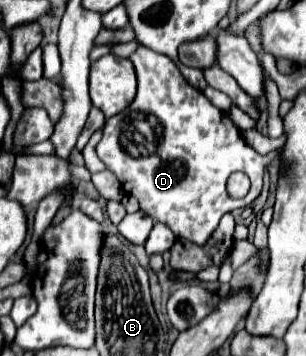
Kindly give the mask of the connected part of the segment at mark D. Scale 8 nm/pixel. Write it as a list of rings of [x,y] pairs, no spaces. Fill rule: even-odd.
[[[139,45],[129,59],[137,71],[137,95],[133,103],[123,109],[123,113],[117,113],[115,117],[107,119],[103,139],[97,145],[97,155],[107,165],[107,169],[117,175],[123,189],[129,195],[137,197],[139,207],[149,213],[153,221],[165,223],[177,239],[189,239],[197,245],[203,245],[217,229],[225,213],[245,209],[259,197],[263,187],[263,173],[273,161],[275,153],[281,155],[281,149],[271,151],[269,155],[259,155],[241,137],[237,125],[229,121],[229,117],[221,109],[213,107],[209,99],[205,103],[205,95],[185,81],[185,77],[169,57],[153,53],[153,49],[145,49],[143,45]],[[233,171],[243,171],[251,179],[251,189],[243,199],[233,199],[225,191],[227,177]]]

